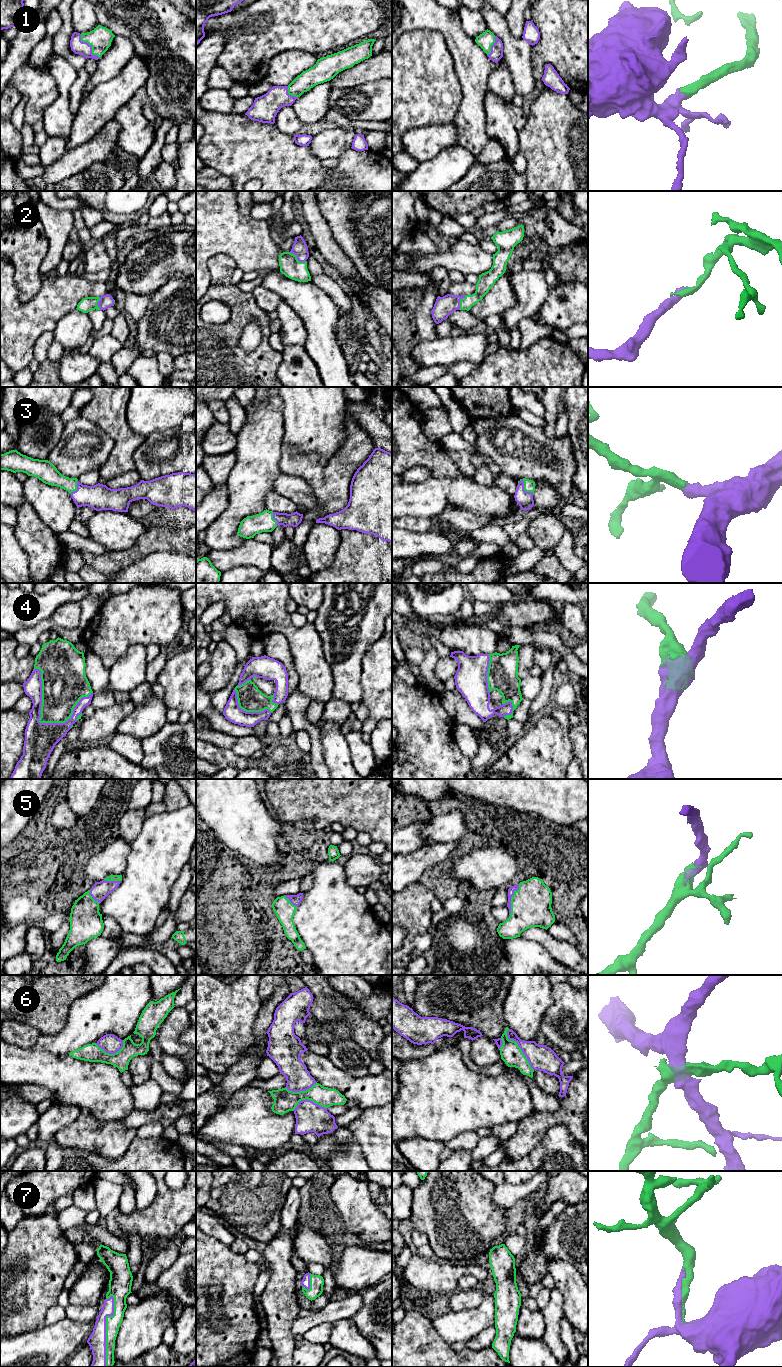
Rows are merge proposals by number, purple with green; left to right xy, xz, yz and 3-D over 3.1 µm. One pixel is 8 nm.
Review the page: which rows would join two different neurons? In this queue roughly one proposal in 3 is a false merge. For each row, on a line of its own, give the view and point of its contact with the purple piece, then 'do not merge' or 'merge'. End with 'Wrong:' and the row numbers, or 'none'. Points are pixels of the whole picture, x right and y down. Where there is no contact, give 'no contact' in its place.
1: xy (90, 45) | merge
2: xz (297, 258) | merge
3: yz (523, 487) | merge
4: xy (42, 723) | merge
5: yz (510, 899) | merge
6: yz (520, 1048) | do not merge
7: xy (105, 1329) | merge
Wrong: 6

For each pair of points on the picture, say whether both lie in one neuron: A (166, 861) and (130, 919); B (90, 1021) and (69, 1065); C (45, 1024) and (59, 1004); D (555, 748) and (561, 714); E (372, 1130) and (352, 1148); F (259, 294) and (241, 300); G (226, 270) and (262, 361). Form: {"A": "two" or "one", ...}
{"A": "one", "B": "two", "C": "one", "D": "two", "E": "two", "F": "two", "G": "one"}

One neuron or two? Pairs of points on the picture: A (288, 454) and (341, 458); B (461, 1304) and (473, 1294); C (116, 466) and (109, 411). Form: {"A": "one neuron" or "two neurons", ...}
{"A": "one neuron", "B": "one neuron", "C": "one neuron"}

